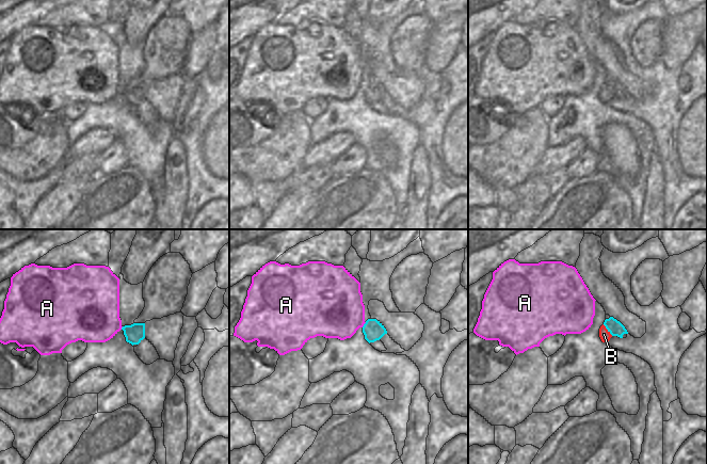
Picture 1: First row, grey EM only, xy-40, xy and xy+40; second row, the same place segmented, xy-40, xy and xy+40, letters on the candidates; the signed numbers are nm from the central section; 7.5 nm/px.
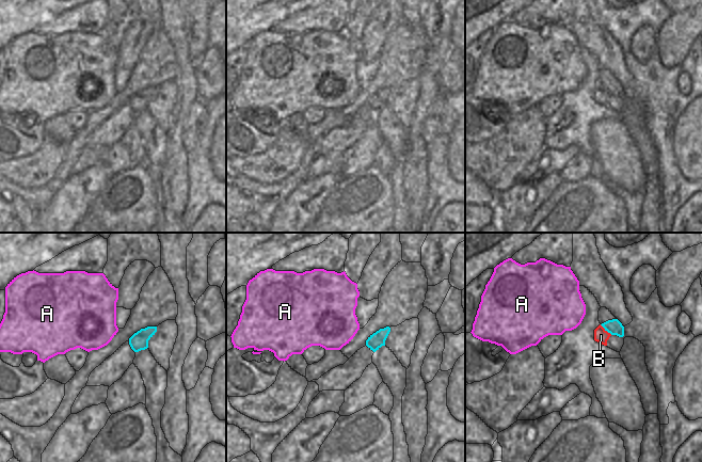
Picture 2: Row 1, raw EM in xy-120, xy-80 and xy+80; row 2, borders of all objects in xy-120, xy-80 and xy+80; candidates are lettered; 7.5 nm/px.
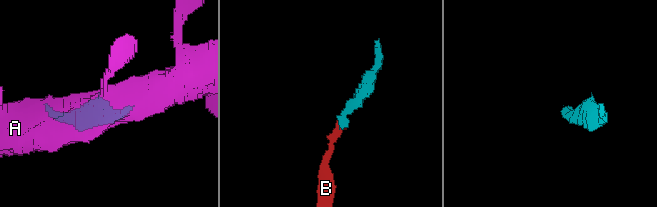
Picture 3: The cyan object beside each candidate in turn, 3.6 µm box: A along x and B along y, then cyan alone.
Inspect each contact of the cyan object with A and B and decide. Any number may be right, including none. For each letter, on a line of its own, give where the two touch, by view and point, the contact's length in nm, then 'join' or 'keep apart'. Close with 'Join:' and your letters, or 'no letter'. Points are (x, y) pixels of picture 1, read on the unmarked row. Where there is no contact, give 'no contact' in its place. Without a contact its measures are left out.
A: contact xy (364, 85); length 50 nm; keep apart
B: contact xy+40 (607, 90); length 120 nm; join
Join: B

